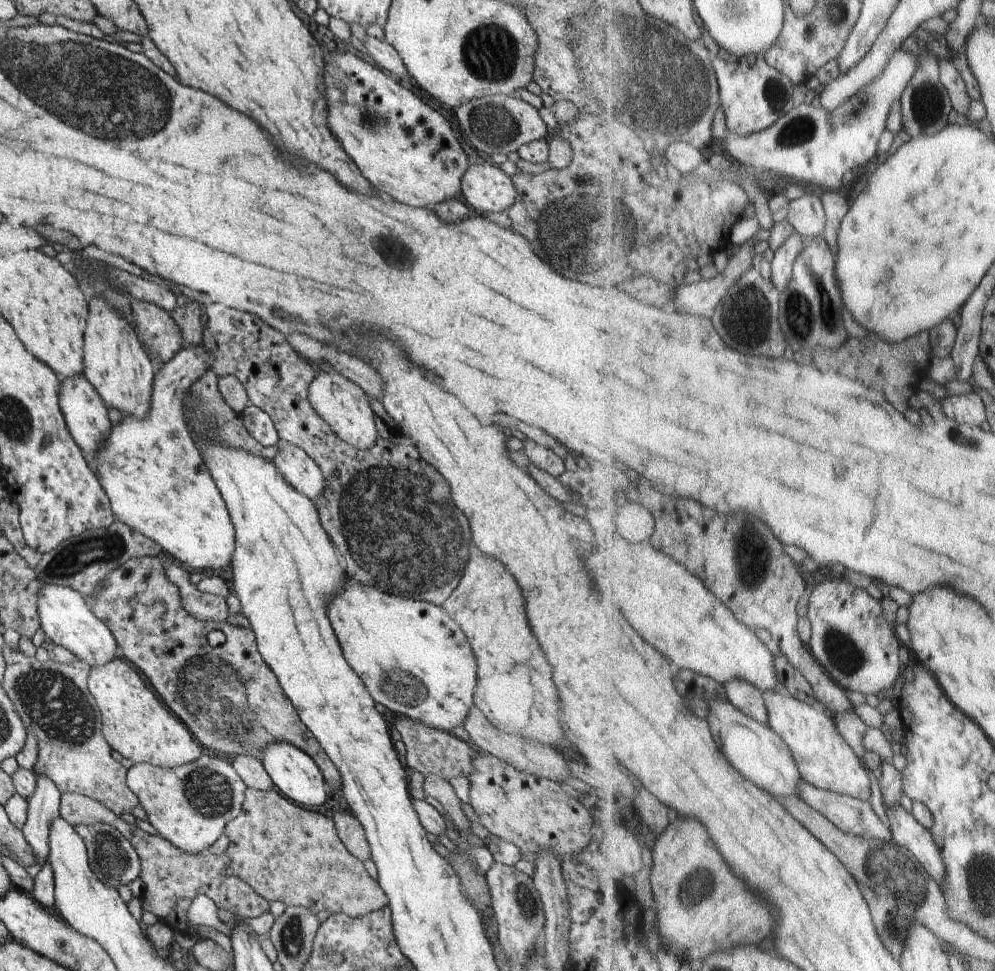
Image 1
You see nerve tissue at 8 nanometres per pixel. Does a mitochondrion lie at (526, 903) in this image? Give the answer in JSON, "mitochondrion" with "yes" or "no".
{"mitochondrion":"yes"}

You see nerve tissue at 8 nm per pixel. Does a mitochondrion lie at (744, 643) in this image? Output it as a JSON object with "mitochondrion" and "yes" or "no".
{"mitochondrion":"no"}

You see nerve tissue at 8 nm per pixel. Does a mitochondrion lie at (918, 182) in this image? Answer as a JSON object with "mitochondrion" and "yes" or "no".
{"mitochondrion":"no"}

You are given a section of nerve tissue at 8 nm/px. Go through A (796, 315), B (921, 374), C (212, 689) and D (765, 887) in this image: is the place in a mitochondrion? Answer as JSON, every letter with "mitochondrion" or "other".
{"A":"mitochondrion","B":"other","C":"mitochondrion","D":"other"}

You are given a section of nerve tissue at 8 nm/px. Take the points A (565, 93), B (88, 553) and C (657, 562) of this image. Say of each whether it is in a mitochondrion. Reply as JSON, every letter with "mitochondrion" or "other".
{"A":"other","B":"mitochondrion","C":"other"}

